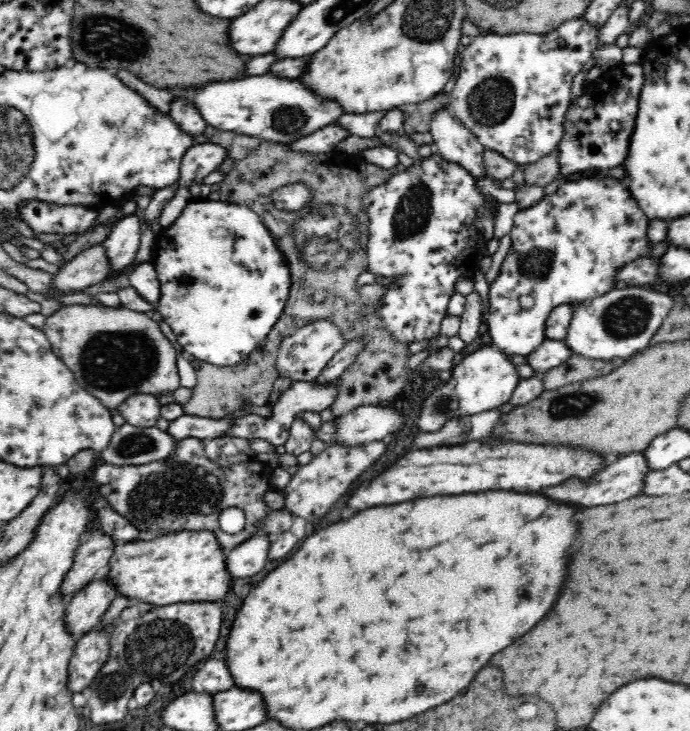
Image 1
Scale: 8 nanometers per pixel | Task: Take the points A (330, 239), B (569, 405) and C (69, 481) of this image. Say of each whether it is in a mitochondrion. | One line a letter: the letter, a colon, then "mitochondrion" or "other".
A: mitochondrion
B: mitochondrion
C: other

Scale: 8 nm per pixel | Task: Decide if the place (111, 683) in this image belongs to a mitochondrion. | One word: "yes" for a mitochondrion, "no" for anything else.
yes

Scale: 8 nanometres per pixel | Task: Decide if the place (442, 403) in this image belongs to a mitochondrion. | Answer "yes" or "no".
yes

